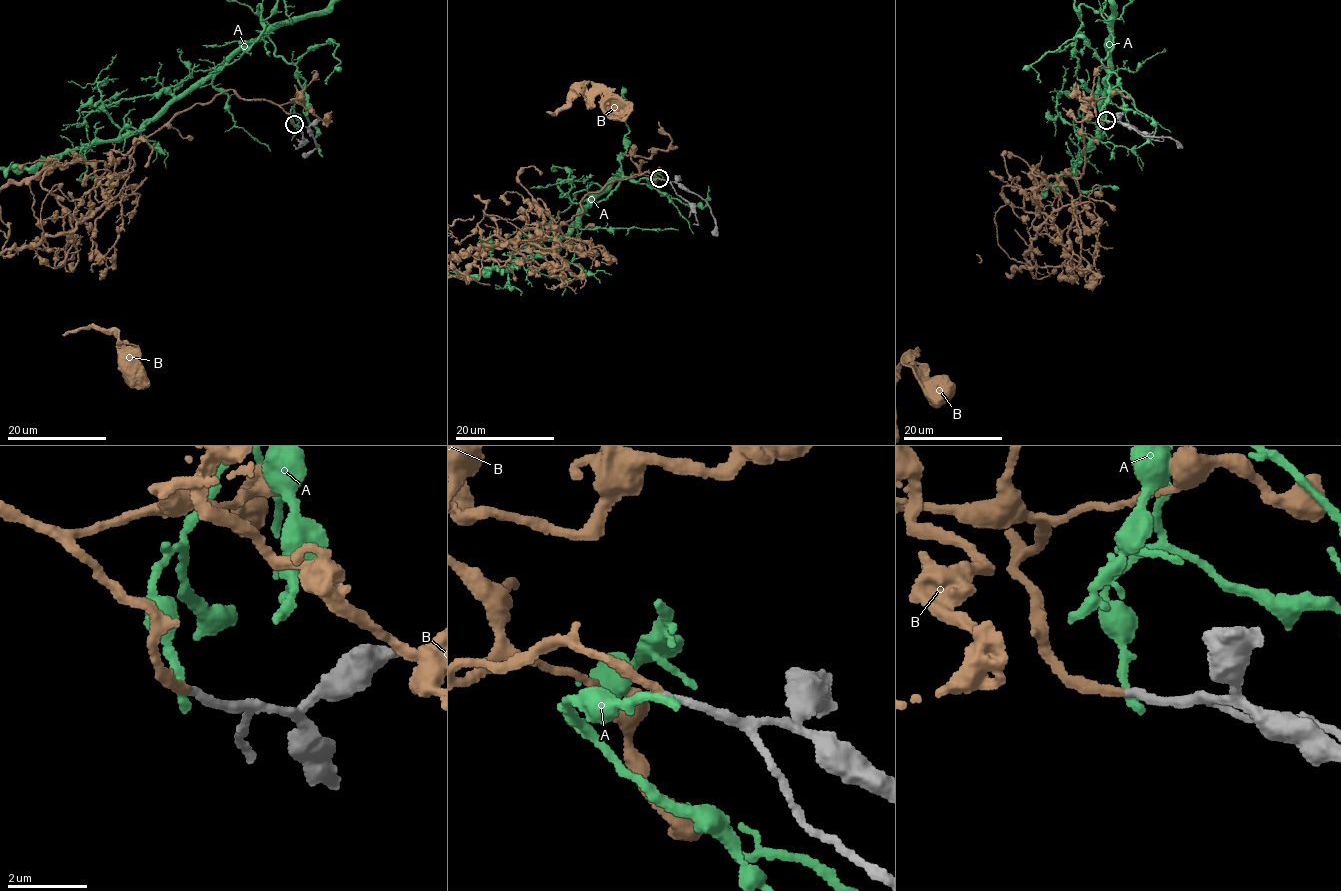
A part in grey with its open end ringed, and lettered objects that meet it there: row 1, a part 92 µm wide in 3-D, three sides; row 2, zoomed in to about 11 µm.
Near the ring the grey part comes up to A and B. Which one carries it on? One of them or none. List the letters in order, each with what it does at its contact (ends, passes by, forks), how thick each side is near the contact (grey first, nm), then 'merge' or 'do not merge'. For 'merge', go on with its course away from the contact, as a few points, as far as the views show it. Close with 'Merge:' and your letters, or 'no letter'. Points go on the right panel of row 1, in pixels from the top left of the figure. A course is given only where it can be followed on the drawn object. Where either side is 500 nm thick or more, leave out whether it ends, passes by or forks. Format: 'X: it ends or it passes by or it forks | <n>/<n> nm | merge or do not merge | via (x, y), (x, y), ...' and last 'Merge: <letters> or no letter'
A: it ends | 200/260 nm | do not merge
B: it ends | 200/200 nm | merge
Merge: B

